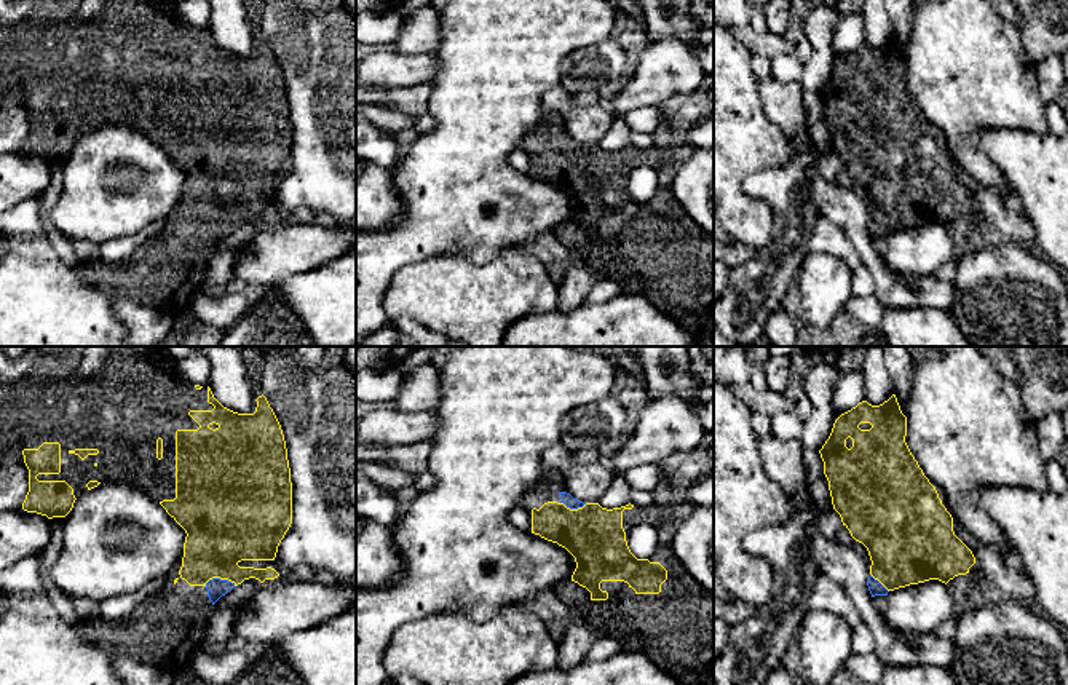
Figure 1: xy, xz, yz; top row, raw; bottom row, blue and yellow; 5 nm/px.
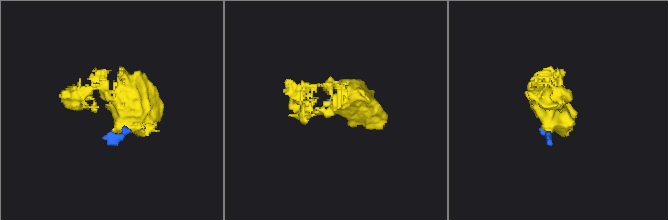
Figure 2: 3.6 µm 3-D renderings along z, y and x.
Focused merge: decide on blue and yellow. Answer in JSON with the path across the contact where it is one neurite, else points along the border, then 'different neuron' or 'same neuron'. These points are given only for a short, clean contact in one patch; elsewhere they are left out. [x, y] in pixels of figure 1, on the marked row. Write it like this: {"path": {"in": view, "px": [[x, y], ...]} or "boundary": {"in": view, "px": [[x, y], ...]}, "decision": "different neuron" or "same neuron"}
{"path": {"in": "xy", "px": [[216, 588], [219, 578], [222, 529]]}, "decision": "same neuron"}

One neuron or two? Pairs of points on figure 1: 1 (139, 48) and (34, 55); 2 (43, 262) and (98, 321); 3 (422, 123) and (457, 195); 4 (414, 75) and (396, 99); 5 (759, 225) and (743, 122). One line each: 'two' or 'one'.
1: one
2: one
3: two
4: two
5: one

